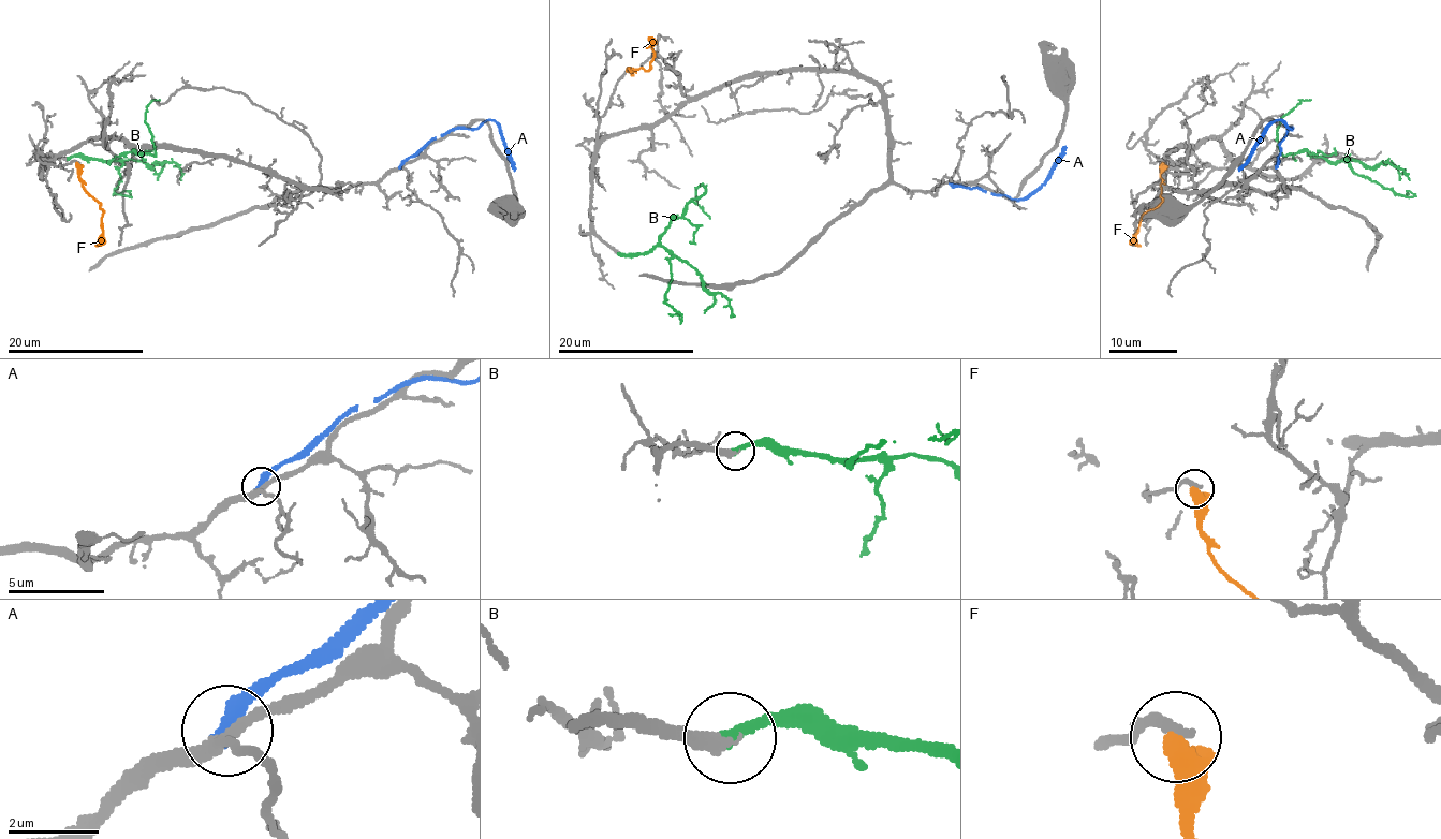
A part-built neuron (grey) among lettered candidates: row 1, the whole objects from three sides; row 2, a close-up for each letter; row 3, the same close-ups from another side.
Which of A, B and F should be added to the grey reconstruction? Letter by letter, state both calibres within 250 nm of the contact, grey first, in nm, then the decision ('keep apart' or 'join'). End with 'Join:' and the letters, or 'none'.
A: 240 nm thick on the grey side, 300 nm on the other; keep apart
B: 320 nm thick on the grey side, 320 nm on the other; join
F: 240 nm thick on the grey side, 550 nm on the other; keep apart
Join: B

